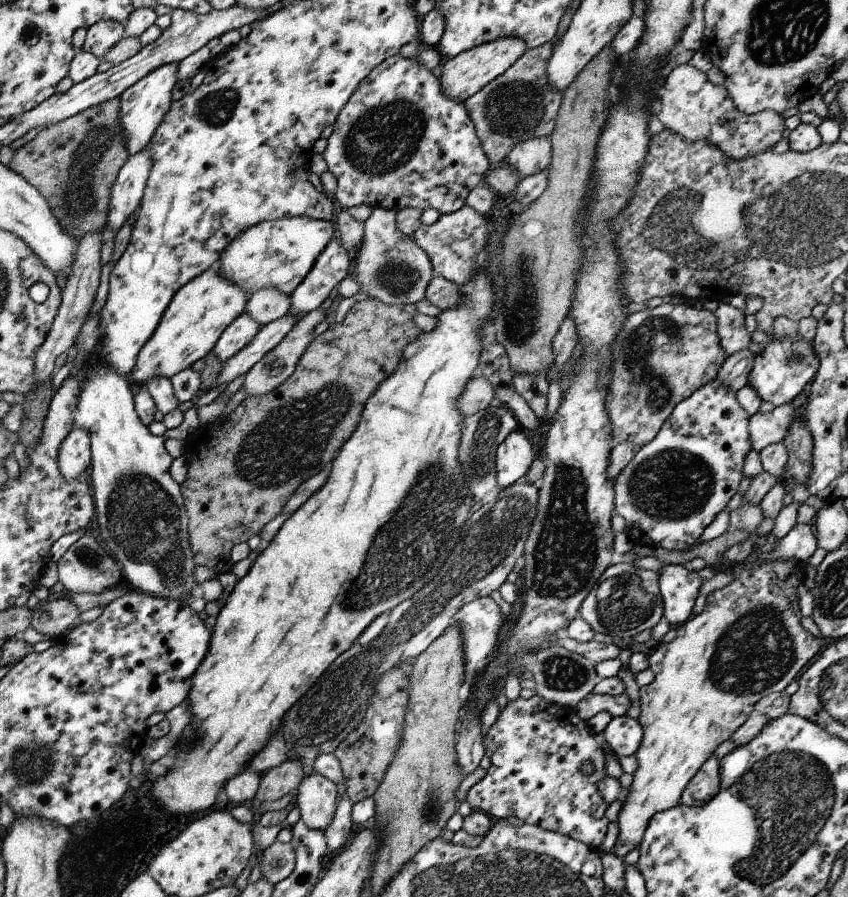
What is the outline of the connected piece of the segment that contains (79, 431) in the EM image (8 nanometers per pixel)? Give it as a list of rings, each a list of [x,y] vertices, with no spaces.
[[[74,427],[59,451],[59,466],[66,479],[88,471],[91,464],[91,438],[88,429]]]

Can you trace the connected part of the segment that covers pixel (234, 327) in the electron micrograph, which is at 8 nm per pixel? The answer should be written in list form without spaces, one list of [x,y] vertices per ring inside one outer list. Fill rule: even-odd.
[[[246,312],[242,313],[232,325],[225,329],[224,334],[212,352],[214,356],[224,364],[237,355],[261,330],[259,325]]]

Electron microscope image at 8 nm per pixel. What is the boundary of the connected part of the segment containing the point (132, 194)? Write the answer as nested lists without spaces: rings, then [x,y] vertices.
[[[148,149],[129,156],[113,184],[106,228],[118,232],[139,208],[151,166]]]

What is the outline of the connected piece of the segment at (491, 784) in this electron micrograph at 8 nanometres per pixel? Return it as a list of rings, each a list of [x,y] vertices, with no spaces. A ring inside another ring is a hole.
[[[538,695],[528,699],[518,697],[499,710],[497,720],[483,736],[483,743],[491,766],[484,778],[467,792],[465,800],[474,811],[483,812],[496,821],[516,817],[599,850],[610,823],[604,815],[609,804],[602,798],[597,785],[606,775],[604,751],[600,739],[591,731],[587,721],[579,718],[576,708],[549,703]],[[583,762],[592,762],[592,774],[581,771]]]

